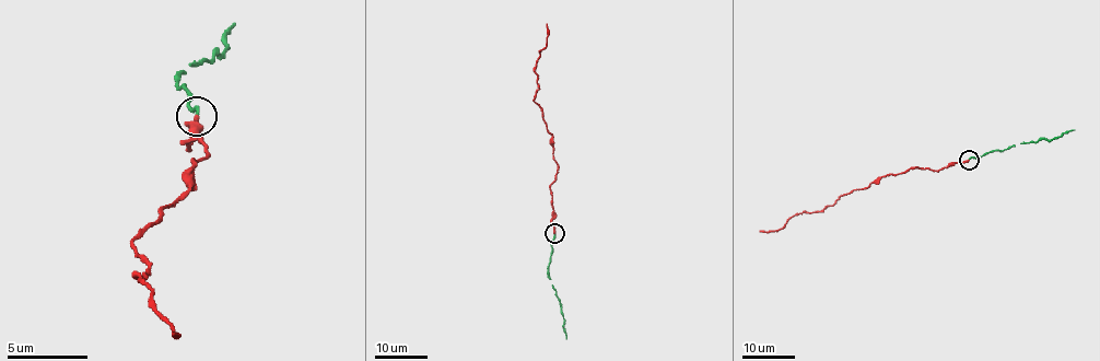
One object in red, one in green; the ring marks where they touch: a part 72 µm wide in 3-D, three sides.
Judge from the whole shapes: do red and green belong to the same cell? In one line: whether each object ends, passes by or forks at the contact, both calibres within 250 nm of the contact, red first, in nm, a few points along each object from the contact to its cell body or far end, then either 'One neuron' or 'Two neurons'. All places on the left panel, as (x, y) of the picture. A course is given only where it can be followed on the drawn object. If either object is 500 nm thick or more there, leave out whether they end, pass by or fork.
At the ring red ends. At the ring green ends. Thickness 280 nm (red) against 190 nm. Course of red: (195, 117), (183, 141), (207, 153), (135, 242), (147, 269), (135, 278), (171, 334). Course of green: (195, 113), (183, 89), (179, 89), (179, 72), (215, 53), (223, 53), (235, 24). Two neurons

